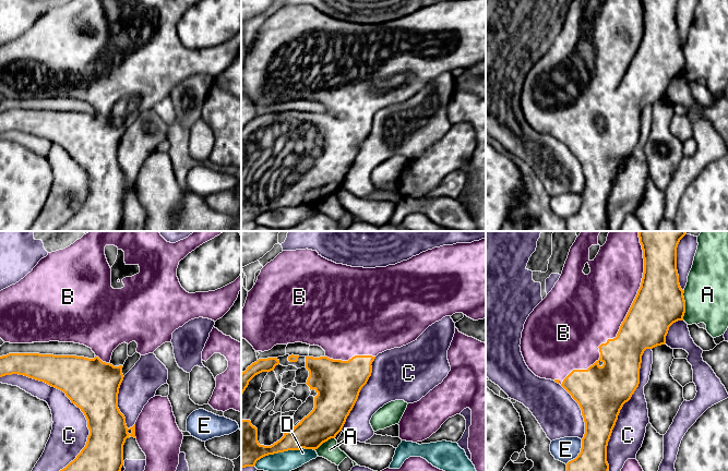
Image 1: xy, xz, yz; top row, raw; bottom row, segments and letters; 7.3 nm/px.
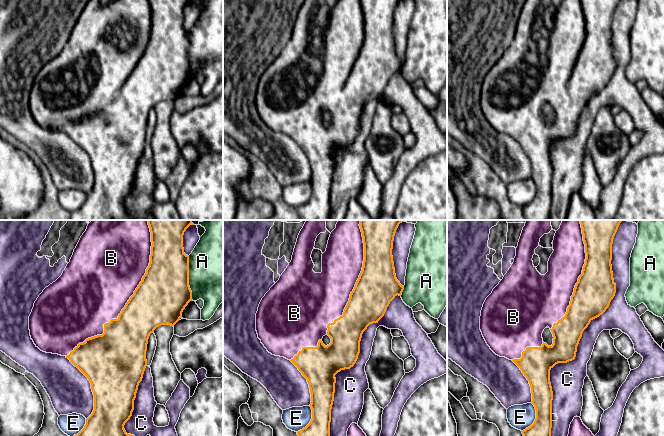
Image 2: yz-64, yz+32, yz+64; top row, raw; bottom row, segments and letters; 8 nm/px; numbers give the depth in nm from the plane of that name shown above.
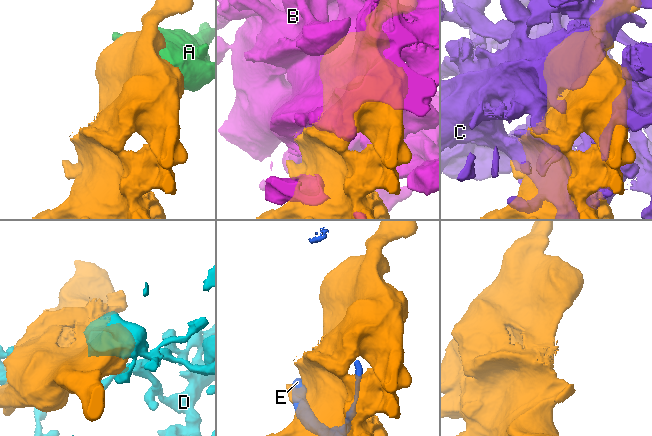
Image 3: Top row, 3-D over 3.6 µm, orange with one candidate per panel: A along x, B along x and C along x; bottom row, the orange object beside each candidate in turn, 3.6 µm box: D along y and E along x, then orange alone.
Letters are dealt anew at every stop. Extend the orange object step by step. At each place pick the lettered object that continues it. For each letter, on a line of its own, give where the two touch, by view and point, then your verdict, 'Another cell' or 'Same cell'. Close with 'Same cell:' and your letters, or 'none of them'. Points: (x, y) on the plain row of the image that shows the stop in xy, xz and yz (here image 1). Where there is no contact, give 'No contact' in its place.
A: Touches orange at yz (684, 61). Another cell
B: Touches orange at yz (620, 82). Same cell
C: Touches orange at xy (73, 158). Another cell
D: Touches orange at xz (283, 207). Another cell
E: Touches orange at yz (579, 209). Another cell
Same cell: B

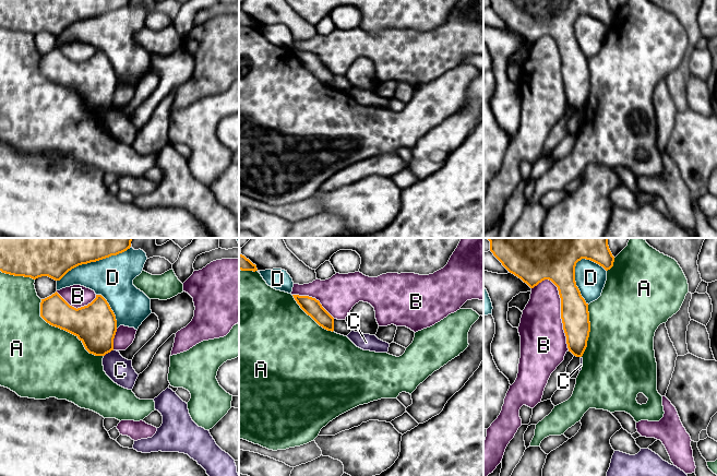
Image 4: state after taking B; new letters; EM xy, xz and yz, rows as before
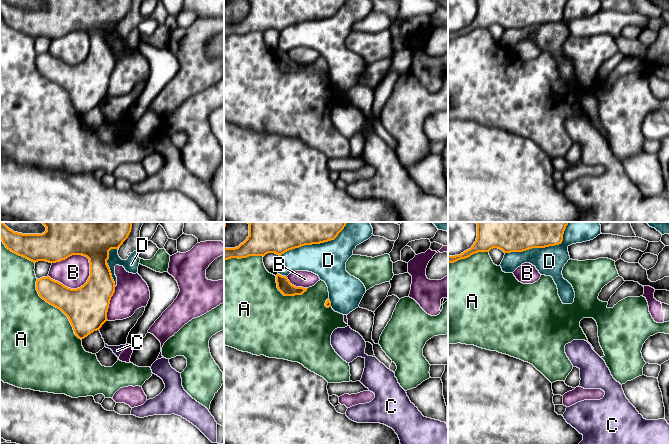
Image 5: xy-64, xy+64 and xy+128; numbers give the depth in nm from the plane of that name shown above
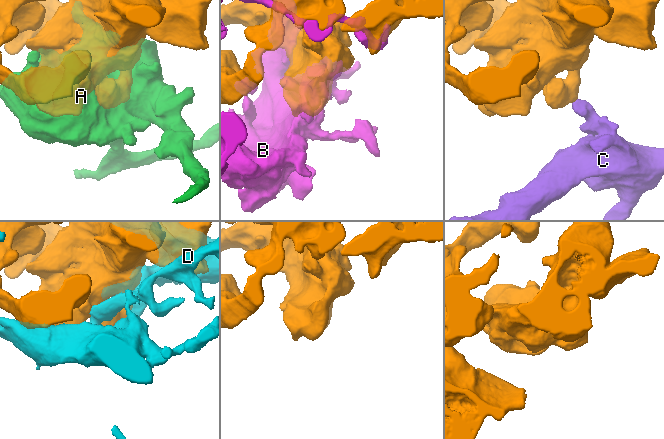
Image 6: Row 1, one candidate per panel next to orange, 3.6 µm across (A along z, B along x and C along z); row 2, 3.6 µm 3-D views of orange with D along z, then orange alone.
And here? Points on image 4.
A: Touches orange at xy (64, 85). Another cell
B: Touches orange at yz (561, 68). Another cell
C: Touches orange at xy (108, 107). Another cell
D: Touches orange at xy (93, 16). Another cell
Same cell: none of them

